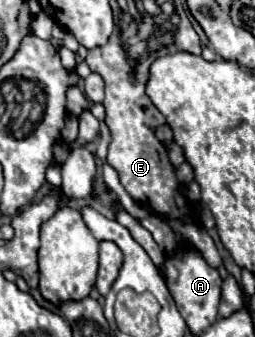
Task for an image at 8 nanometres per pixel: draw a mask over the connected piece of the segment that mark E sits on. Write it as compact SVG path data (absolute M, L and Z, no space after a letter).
M119 27L109 37L109 43L97 49L91 49L87 55L89 69L99 73L105 81L105 101L103 107L107 111L105 123L111 133L107 163L117 171L121 185L125 191L147 209L163 217L179 217L189 223L197 223L195 213L189 213L189 205L179 191L179 181L175 177L175 169L167 157L165 147L155 137L155 127L163 125L163 115L155 109L151 99L145 95L145 81L149 73L149 65L159 57L159 53L151 53L147 59L131 61L127 51L121 45Z

